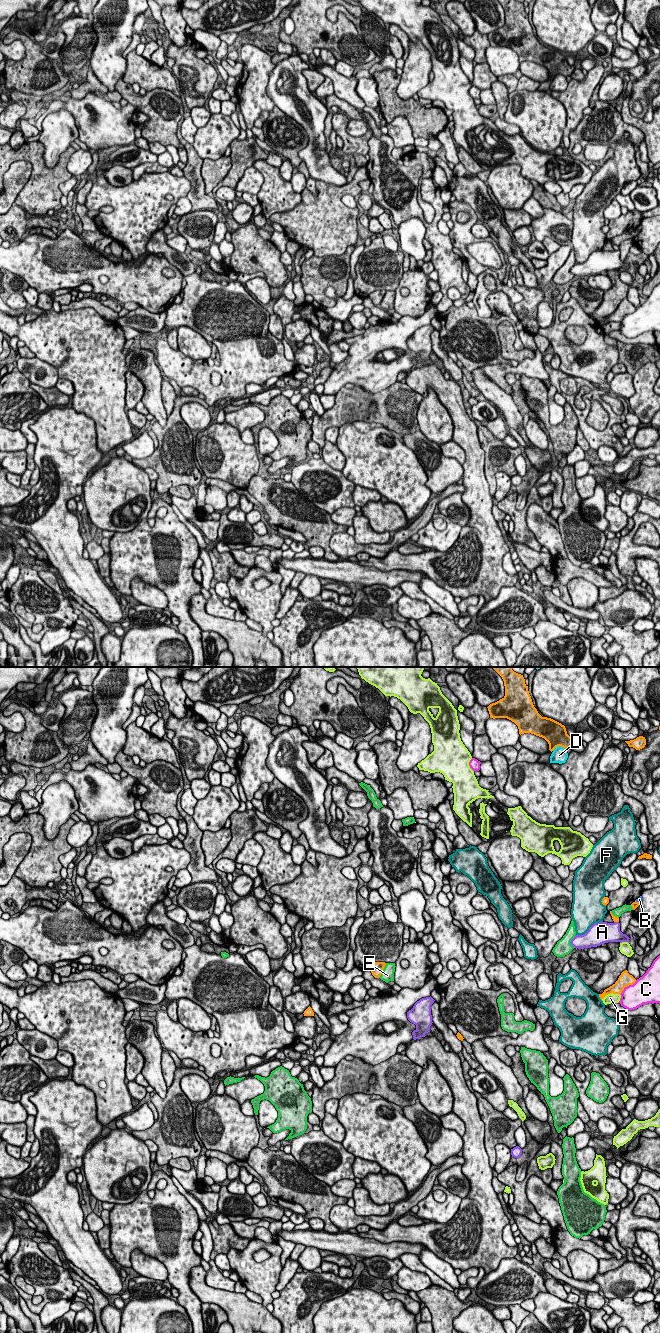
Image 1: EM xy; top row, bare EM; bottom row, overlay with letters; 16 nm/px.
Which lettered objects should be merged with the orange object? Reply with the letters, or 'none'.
none

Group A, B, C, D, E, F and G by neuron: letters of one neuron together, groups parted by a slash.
A / B / C / D / E / F / G

